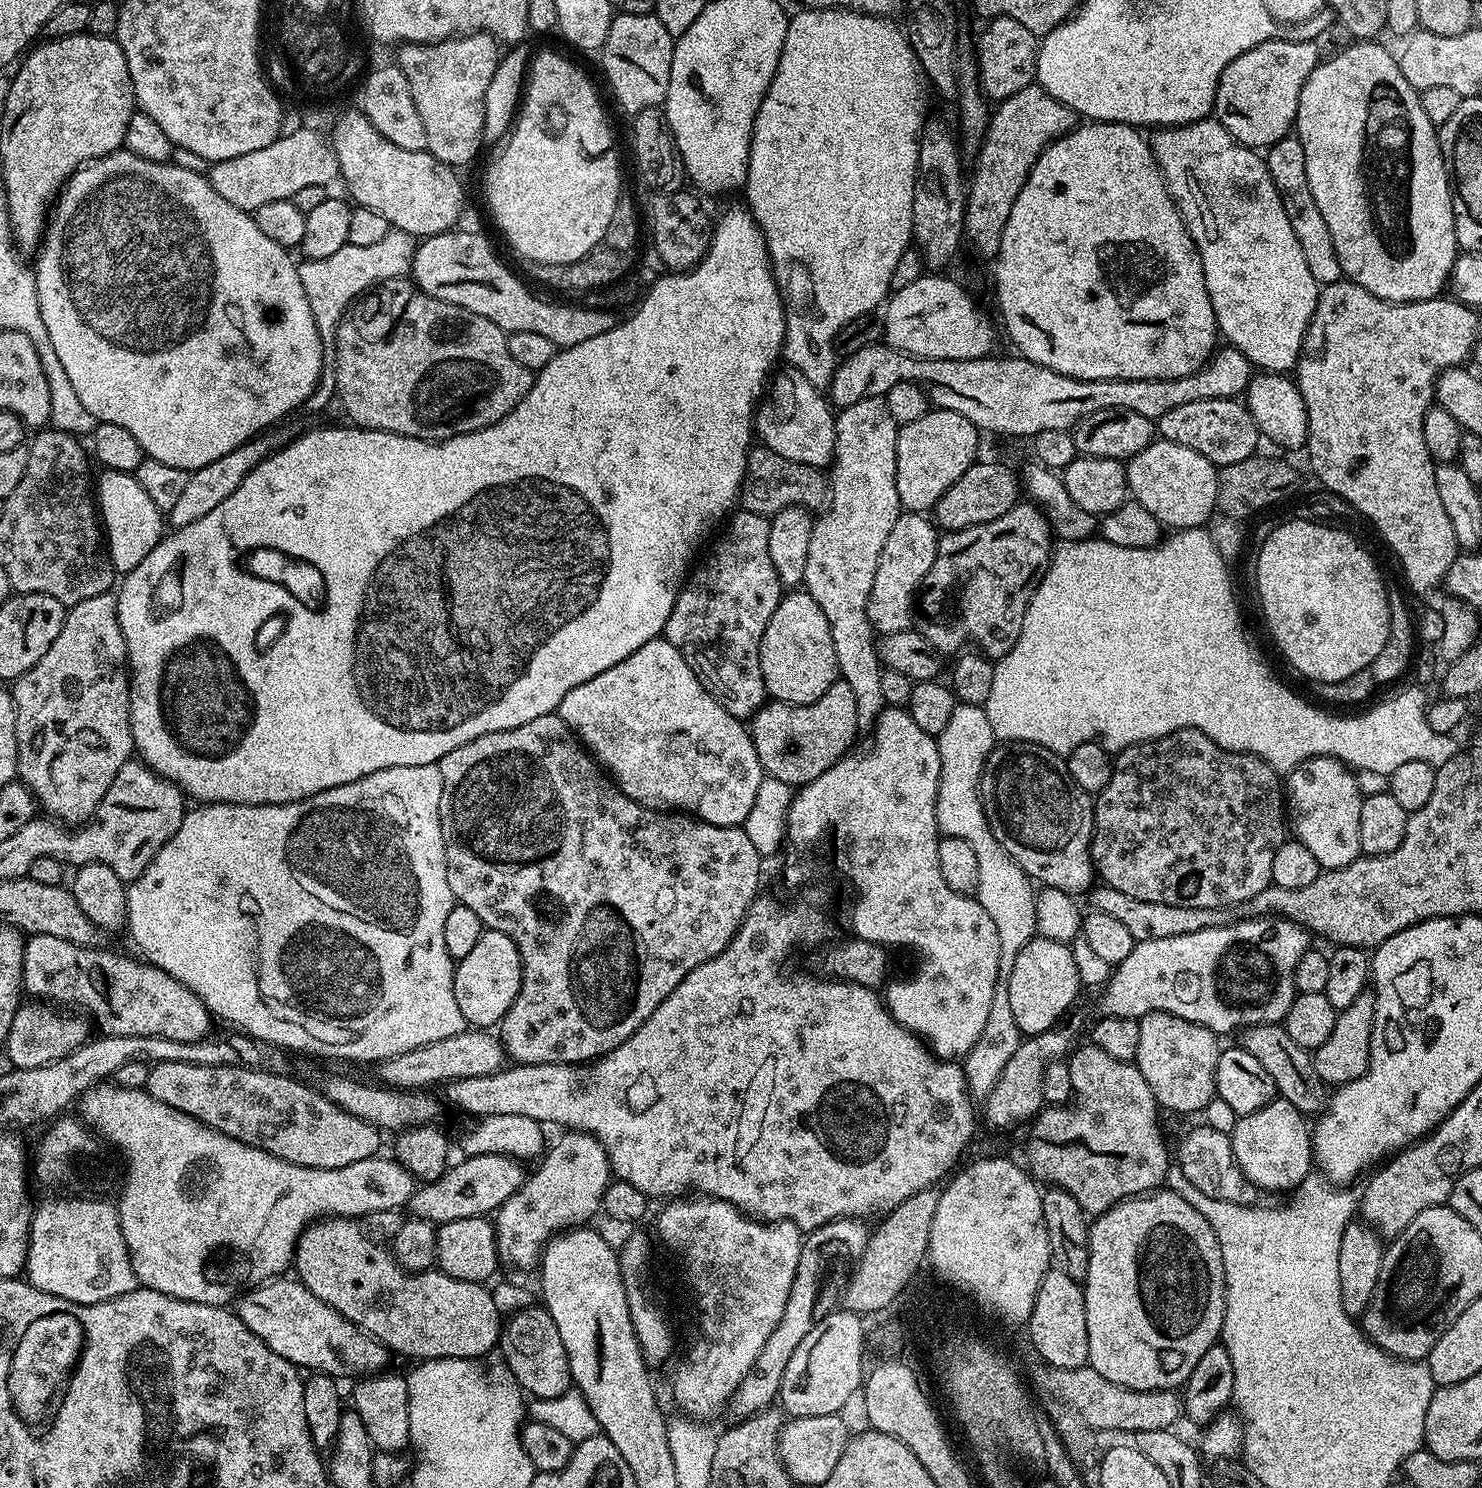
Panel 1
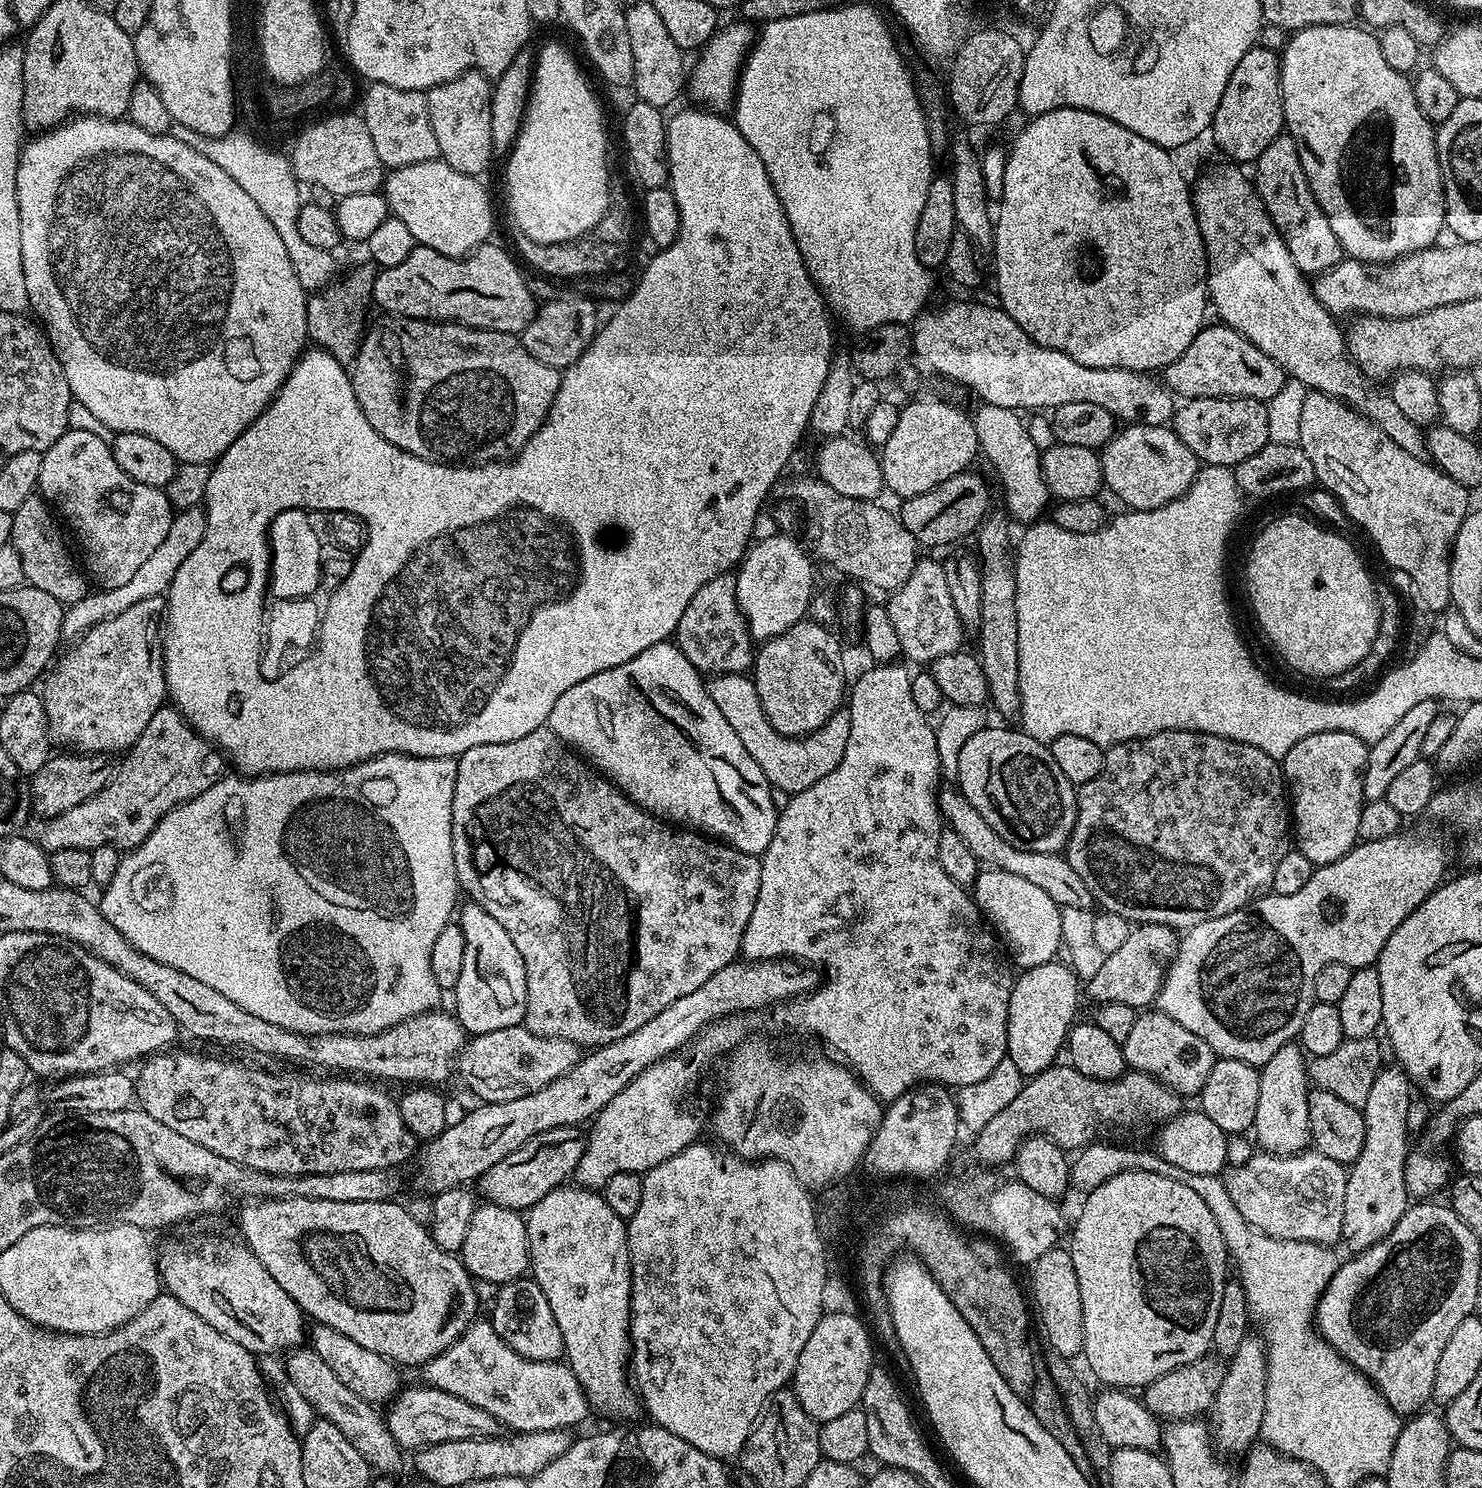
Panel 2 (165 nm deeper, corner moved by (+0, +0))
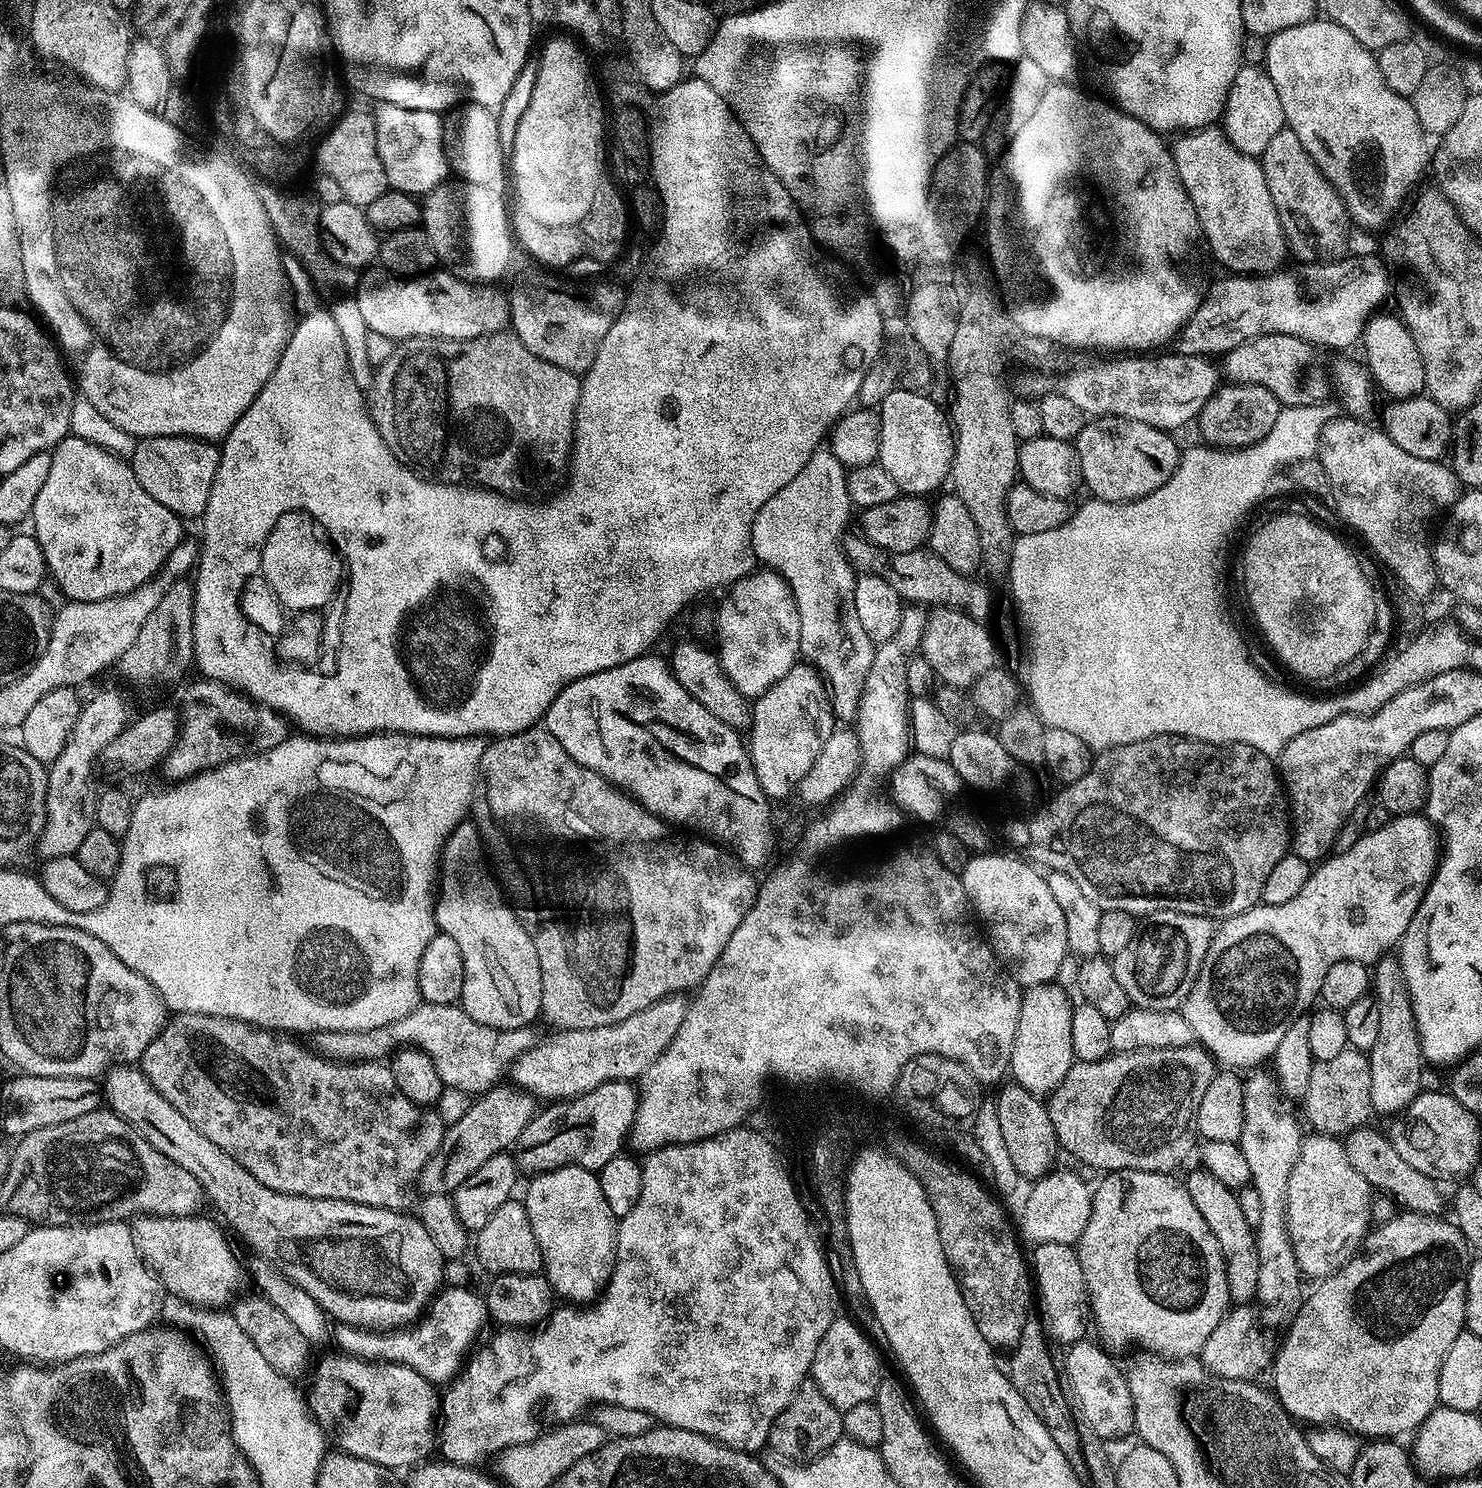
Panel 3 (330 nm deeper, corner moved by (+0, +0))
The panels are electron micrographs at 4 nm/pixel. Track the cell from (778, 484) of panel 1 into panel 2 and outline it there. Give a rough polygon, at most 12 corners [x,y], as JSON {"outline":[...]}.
{"outline":[[812,474],[777,480],[772,523],[891,594],[922,548],[893,509]]}

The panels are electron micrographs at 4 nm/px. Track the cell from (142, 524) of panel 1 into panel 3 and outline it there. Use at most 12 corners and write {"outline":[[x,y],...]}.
{"outline":[[70,434],[30,532],[69,601],[130,594],[181,542],[127,459]]}

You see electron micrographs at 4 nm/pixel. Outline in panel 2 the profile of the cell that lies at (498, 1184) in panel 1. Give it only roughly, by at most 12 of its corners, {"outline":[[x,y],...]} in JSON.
{"outline":[[579,1127],[546,1130],[478,1181],[498,1206],[532,1208],[575,1173]]}

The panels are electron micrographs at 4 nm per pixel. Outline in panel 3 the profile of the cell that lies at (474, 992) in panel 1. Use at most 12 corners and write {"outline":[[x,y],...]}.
{"outline":[[448,835],[436,926],[462,950],[458,1003],[482,1026],[541,1015],[532,936],[480,865]]}

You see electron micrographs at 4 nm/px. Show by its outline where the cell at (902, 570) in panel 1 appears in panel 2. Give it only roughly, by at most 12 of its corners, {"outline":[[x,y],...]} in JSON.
{"outline":[[939,559],[887,597],[901,653],[920,664],[965,647]]}

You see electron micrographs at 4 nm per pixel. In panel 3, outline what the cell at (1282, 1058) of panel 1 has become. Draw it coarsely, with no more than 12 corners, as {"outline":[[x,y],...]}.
{"outline":[[1355,1128],[1350,1166],[1401,1209],[1439,1213],[1437,1181],[1405,1162],[1391,1139]]}

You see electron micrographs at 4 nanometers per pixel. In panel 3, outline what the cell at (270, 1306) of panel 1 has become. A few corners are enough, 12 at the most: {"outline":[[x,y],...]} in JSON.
{"outline":[[204,1214],[130,1224],[161,1289],[223,1309],[240,1284],[225,1229]]}

